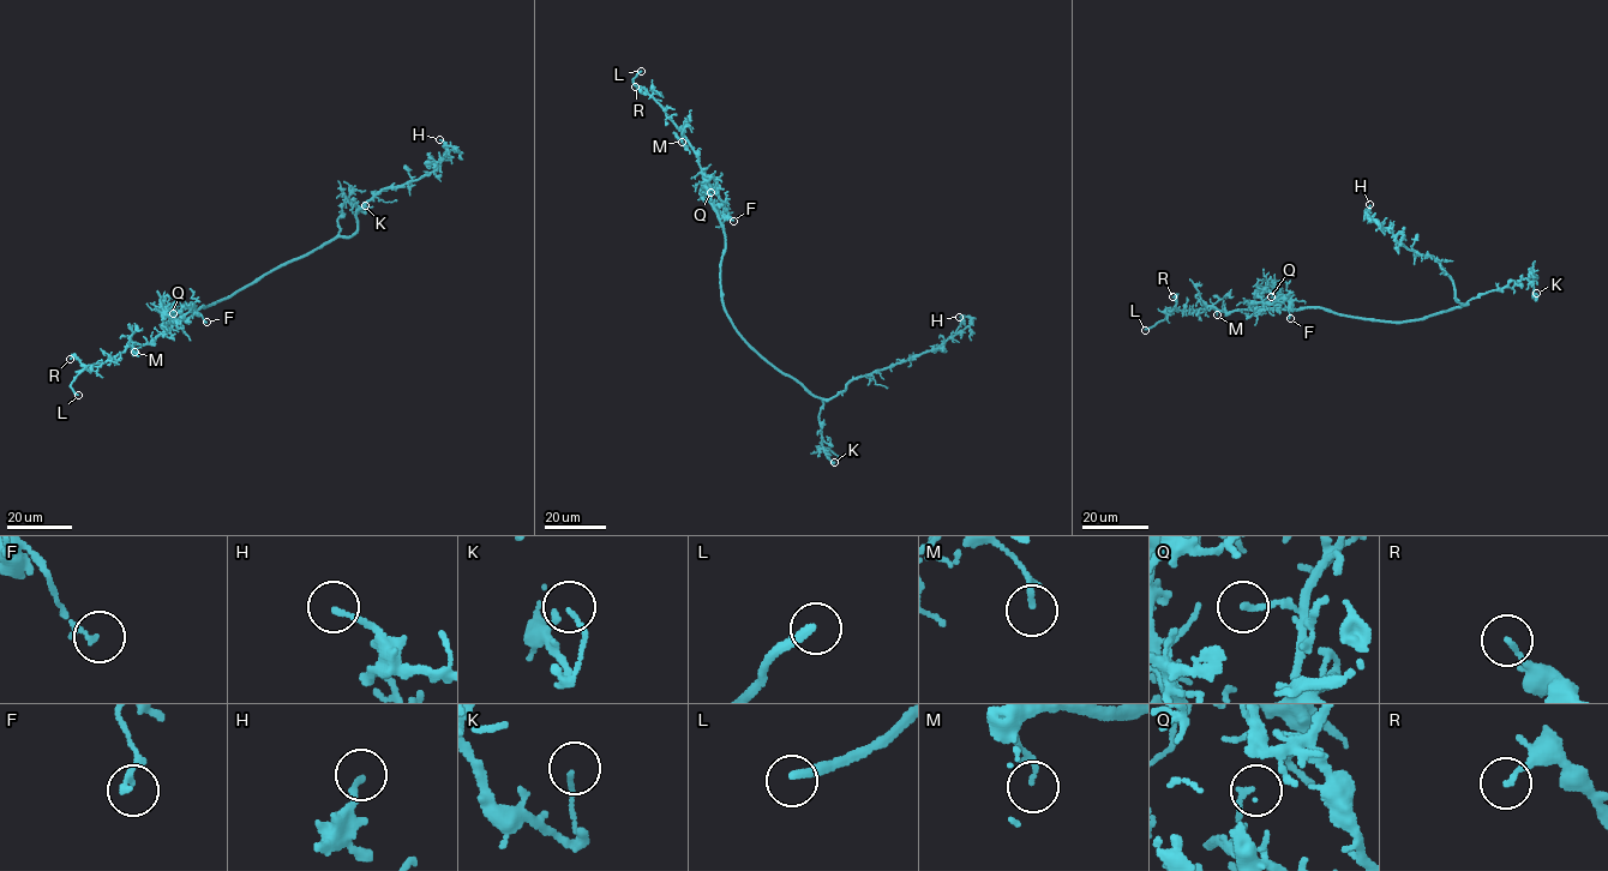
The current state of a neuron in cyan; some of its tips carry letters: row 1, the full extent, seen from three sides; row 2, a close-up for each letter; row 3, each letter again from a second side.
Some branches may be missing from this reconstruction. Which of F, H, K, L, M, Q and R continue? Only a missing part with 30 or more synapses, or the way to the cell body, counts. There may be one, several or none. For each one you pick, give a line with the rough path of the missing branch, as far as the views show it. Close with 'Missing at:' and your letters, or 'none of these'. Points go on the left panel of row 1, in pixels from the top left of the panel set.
L: missing branch runs (78, 395), (92, 401), (101, 396), (169, 402)
Missing at: L

